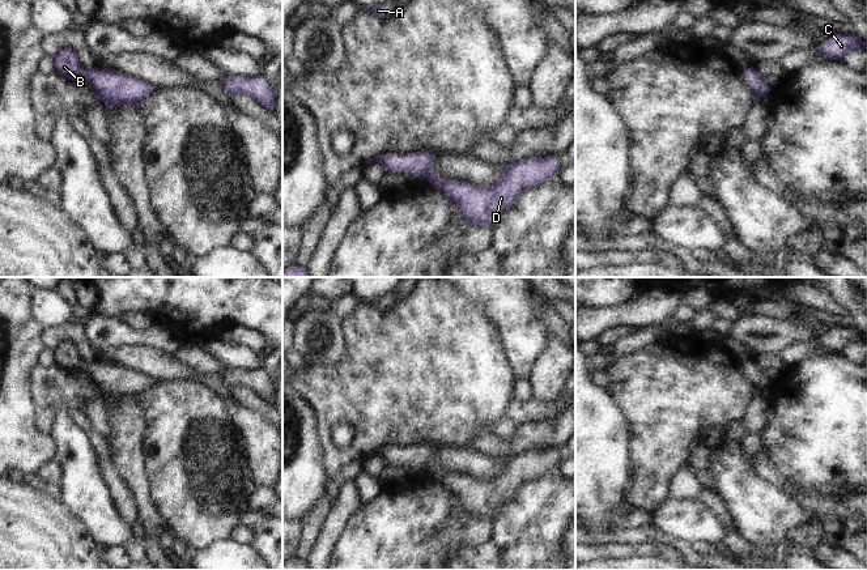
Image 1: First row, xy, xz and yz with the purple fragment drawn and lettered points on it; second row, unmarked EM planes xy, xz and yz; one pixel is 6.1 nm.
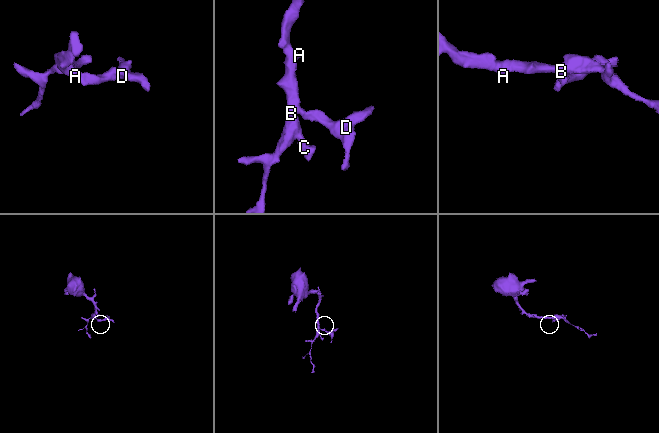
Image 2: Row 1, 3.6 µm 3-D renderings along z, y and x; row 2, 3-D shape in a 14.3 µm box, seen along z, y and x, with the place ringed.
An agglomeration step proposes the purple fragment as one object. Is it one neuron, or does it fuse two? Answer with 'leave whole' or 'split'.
leave whole

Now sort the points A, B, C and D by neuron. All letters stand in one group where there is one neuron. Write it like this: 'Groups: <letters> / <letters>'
Groups: A B C D.

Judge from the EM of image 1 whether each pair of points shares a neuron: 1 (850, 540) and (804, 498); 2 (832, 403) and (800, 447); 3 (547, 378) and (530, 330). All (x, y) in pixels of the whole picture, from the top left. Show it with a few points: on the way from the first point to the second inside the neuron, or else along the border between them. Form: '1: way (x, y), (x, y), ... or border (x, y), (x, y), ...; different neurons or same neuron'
1: way (841, 528), (816, 506); same neuron
2: way (829, 413), (829, 419), (811, 437); same neuron
3: border (548, 339), (548, 345), (539, 354), (528, 378); different neurons

